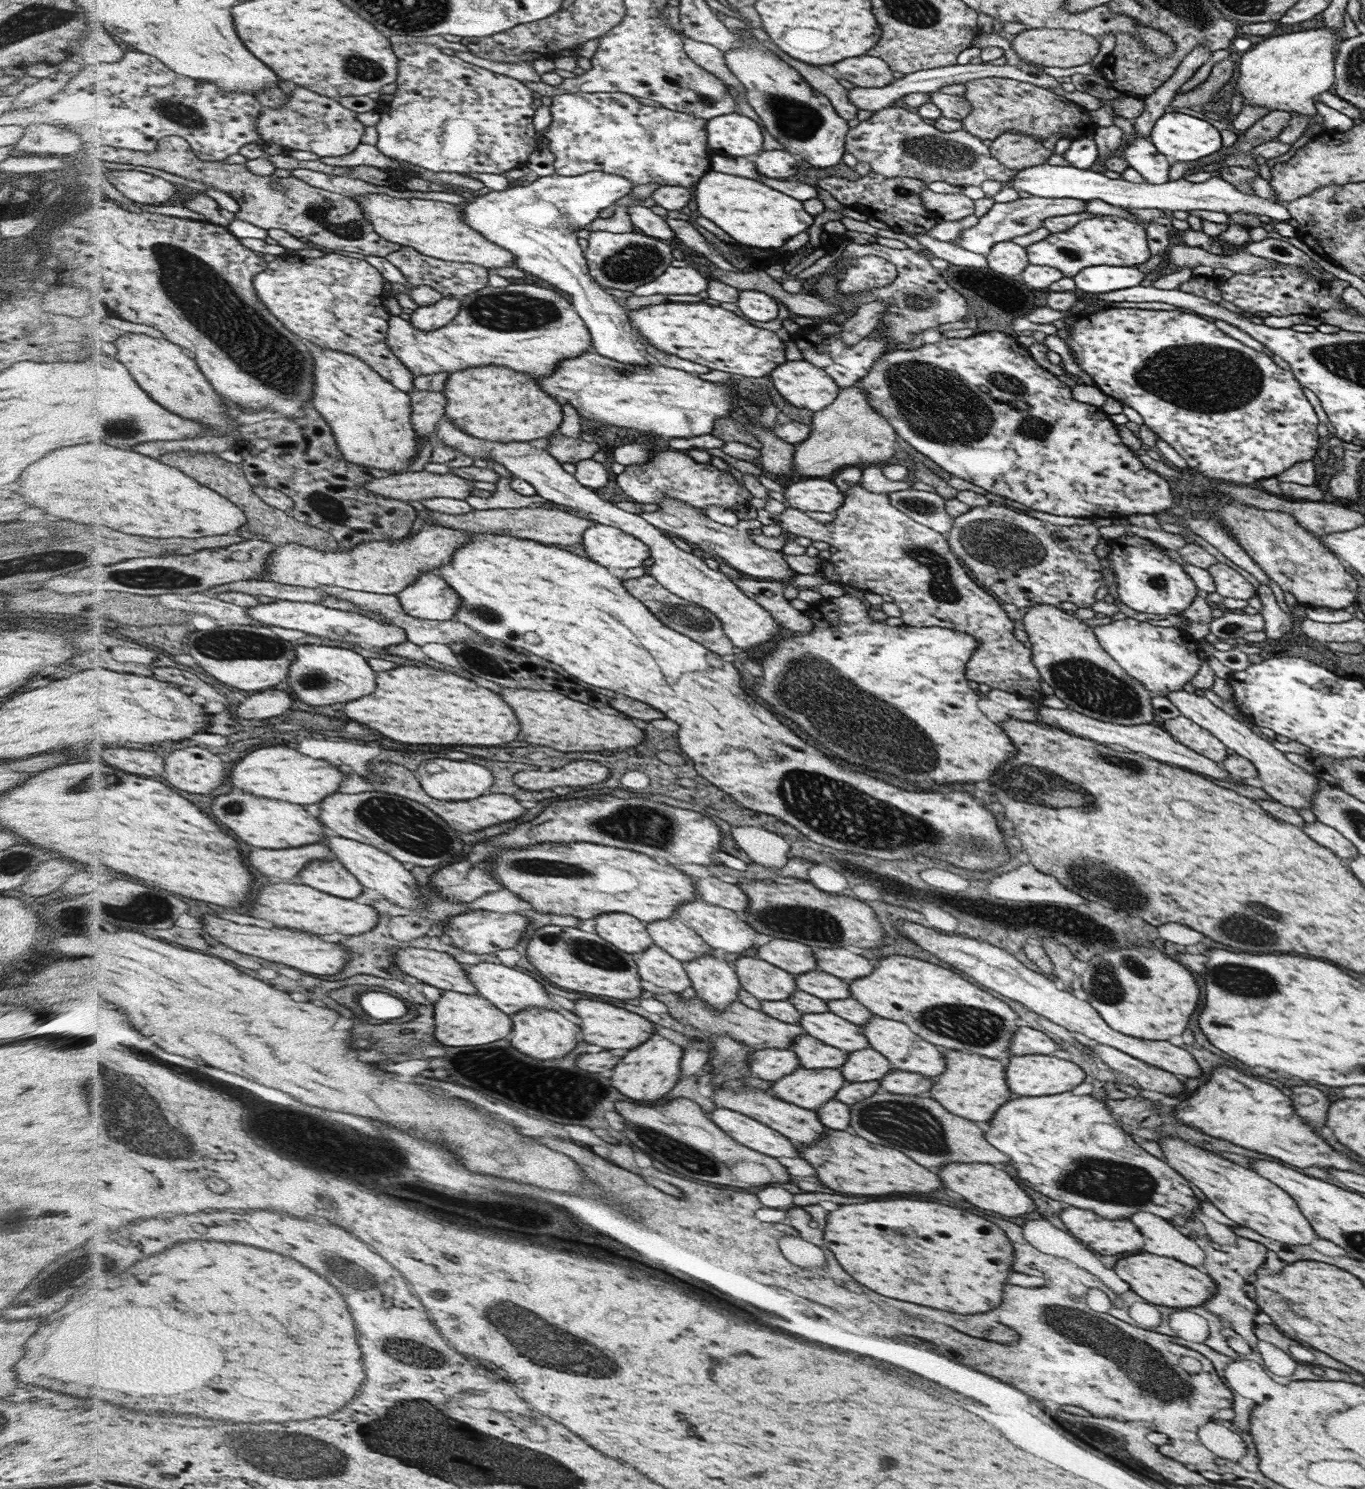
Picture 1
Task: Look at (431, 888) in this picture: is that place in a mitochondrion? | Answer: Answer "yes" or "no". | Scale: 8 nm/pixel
no

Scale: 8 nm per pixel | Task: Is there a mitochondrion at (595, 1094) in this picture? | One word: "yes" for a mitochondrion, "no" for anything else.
yes

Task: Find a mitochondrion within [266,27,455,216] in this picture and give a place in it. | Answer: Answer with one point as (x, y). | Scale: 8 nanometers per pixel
(362, 68)

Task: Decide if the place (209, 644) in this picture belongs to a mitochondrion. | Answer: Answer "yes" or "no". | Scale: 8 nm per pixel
yes

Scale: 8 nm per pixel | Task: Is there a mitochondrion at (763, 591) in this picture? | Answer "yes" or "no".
no

